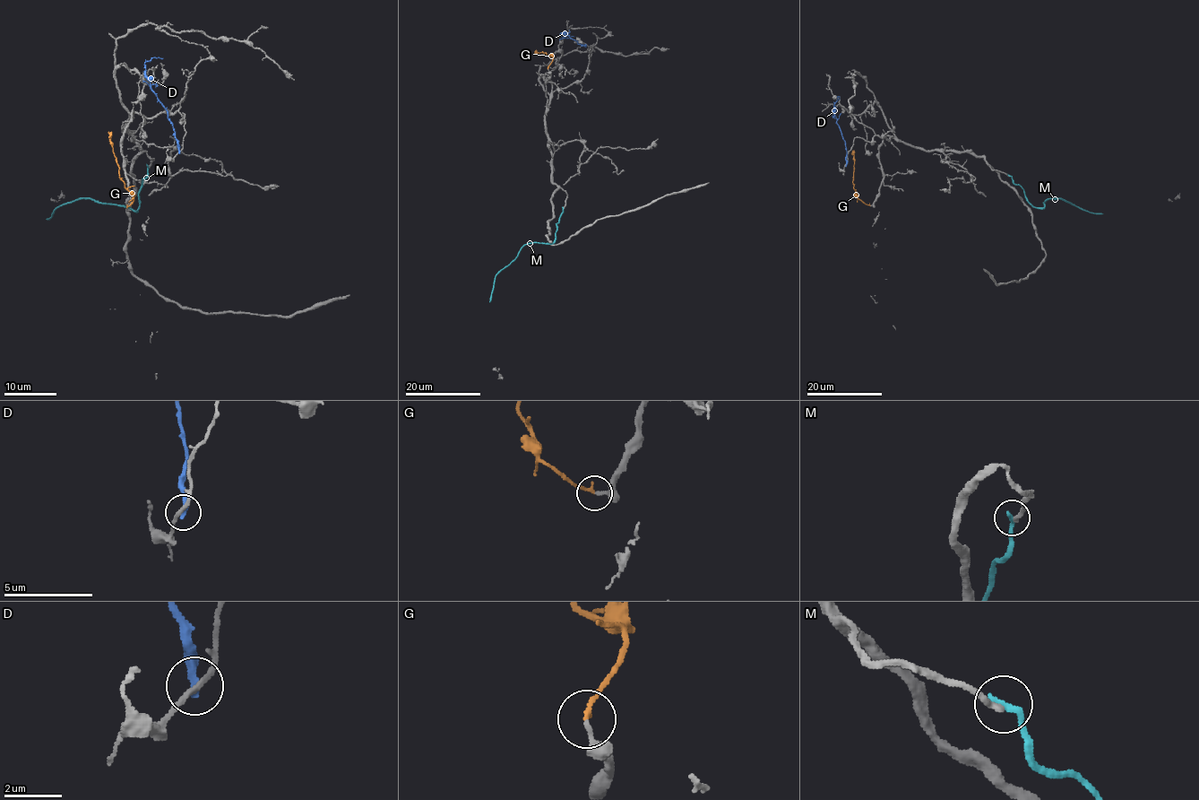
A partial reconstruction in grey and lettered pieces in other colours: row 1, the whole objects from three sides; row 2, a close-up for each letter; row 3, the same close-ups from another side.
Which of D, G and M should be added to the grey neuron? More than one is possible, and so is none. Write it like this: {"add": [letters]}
{"add": ["G"]}

